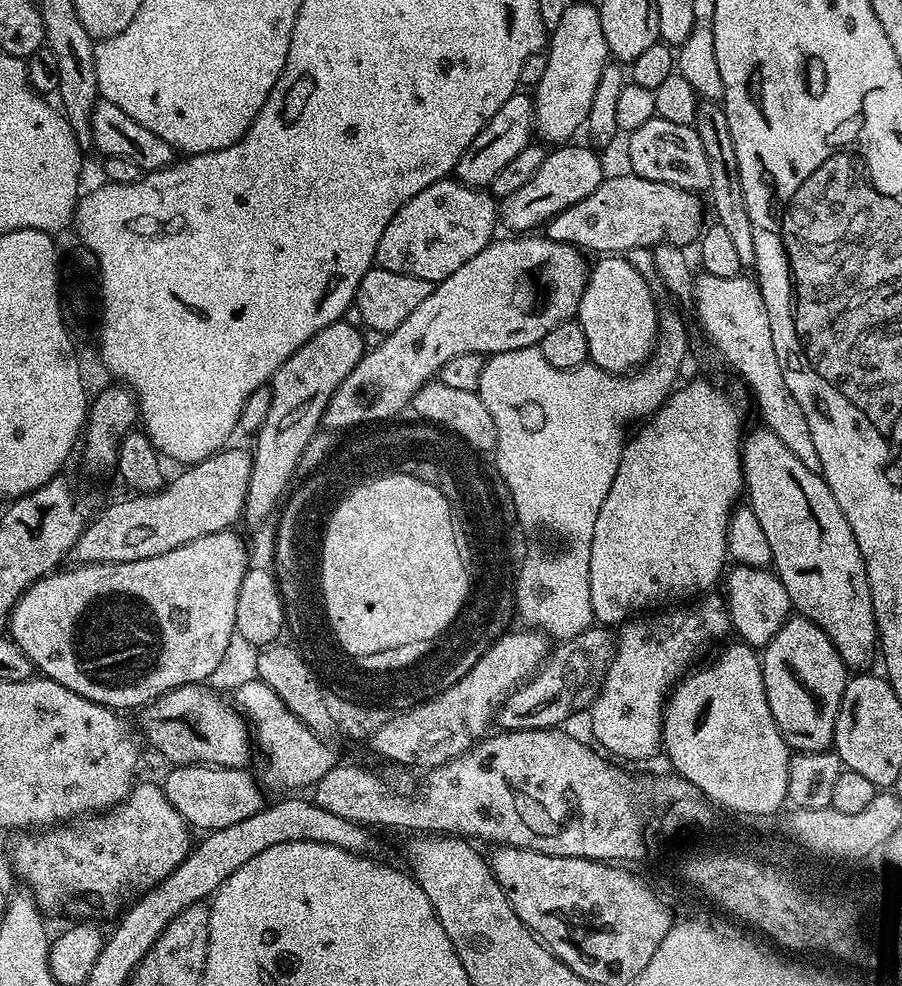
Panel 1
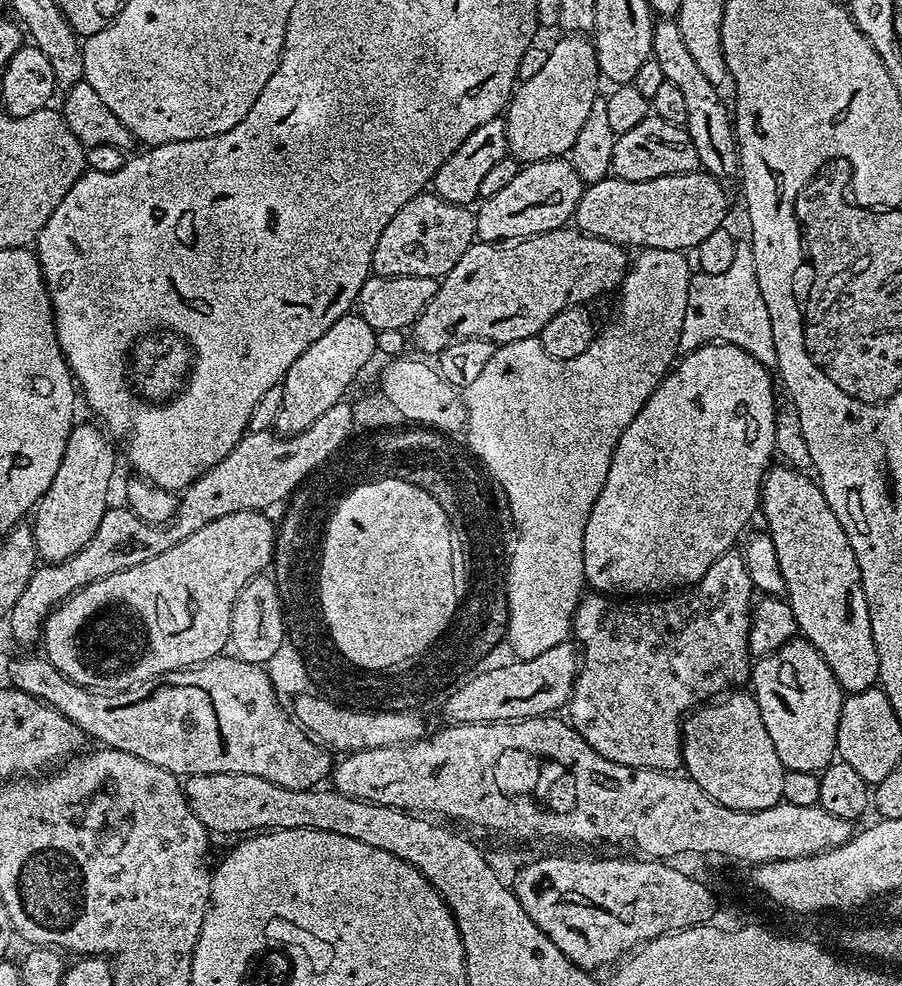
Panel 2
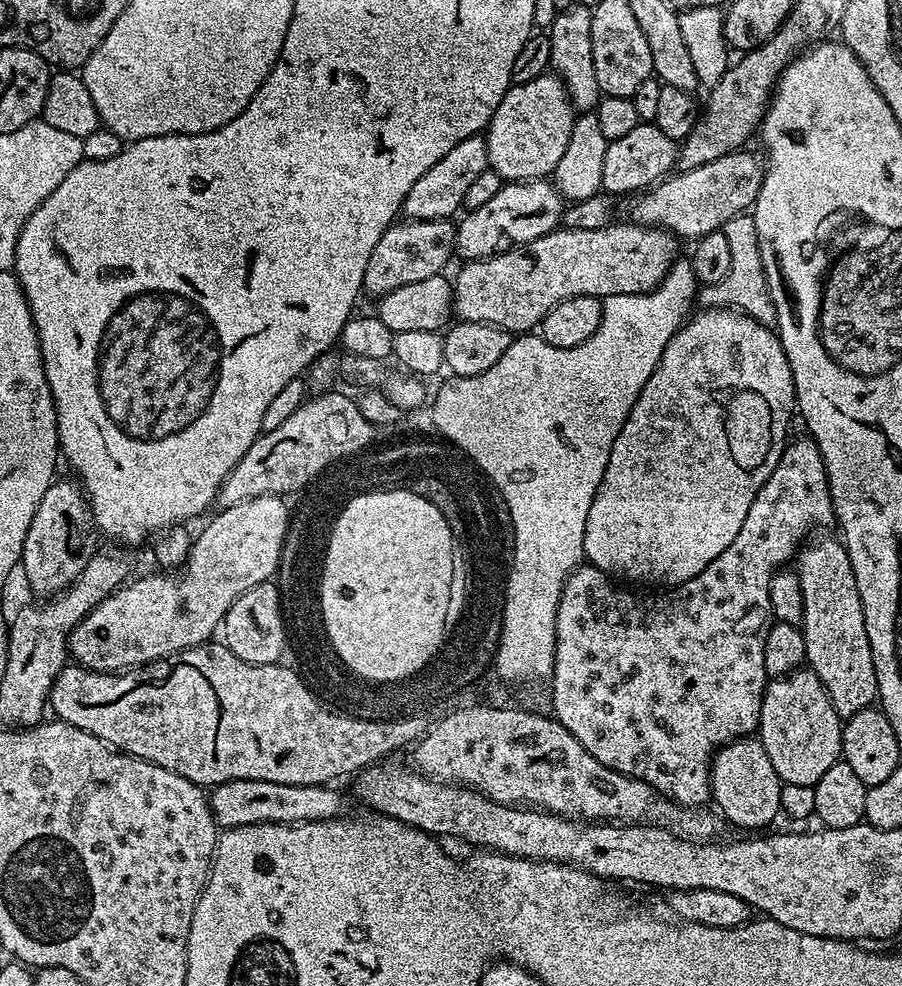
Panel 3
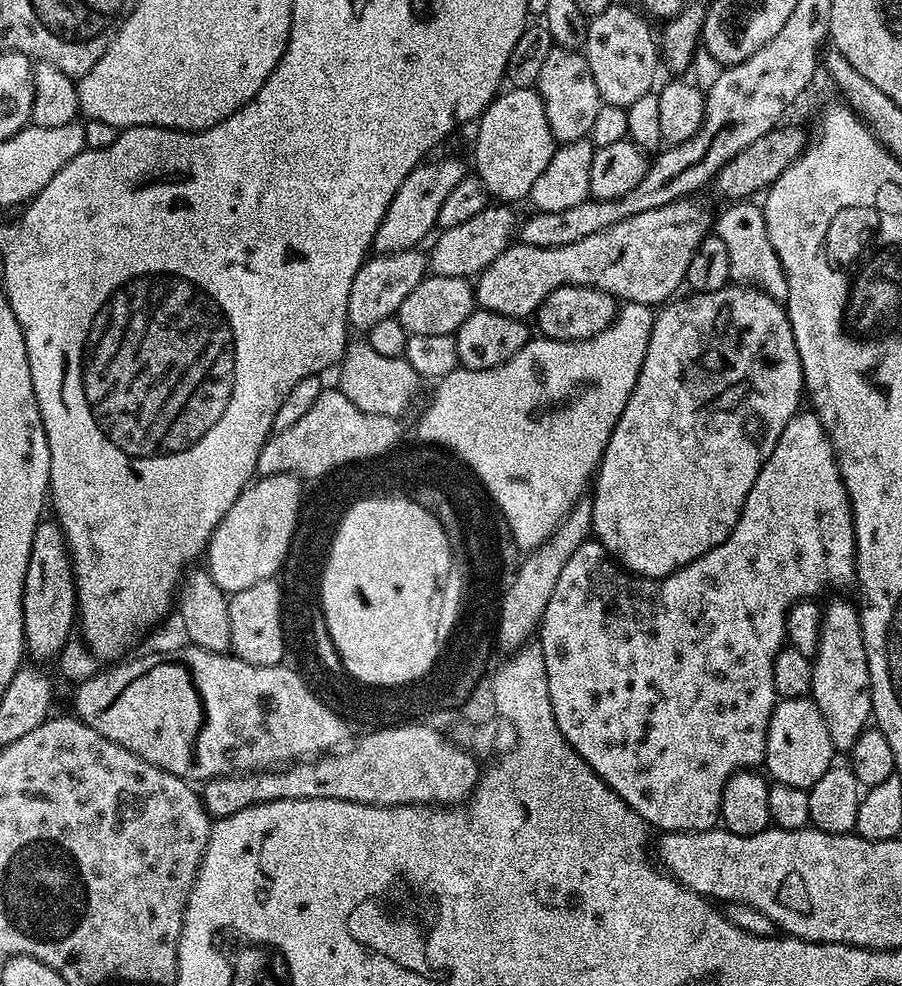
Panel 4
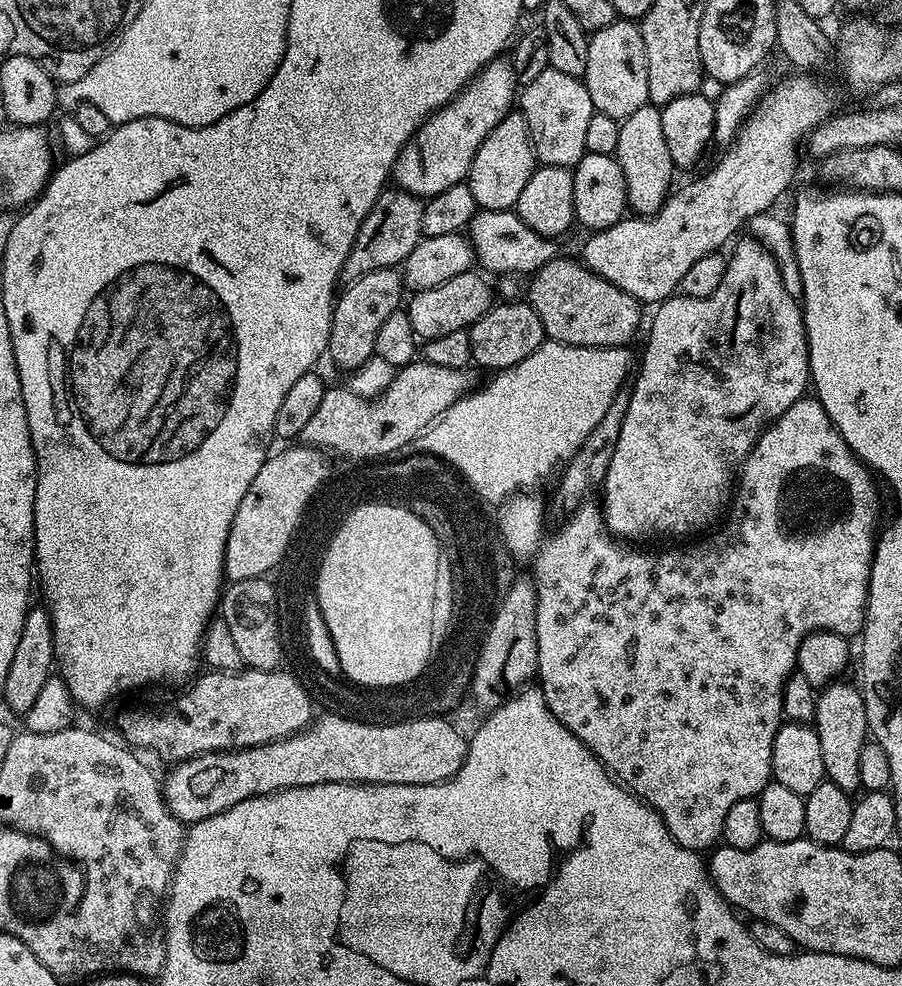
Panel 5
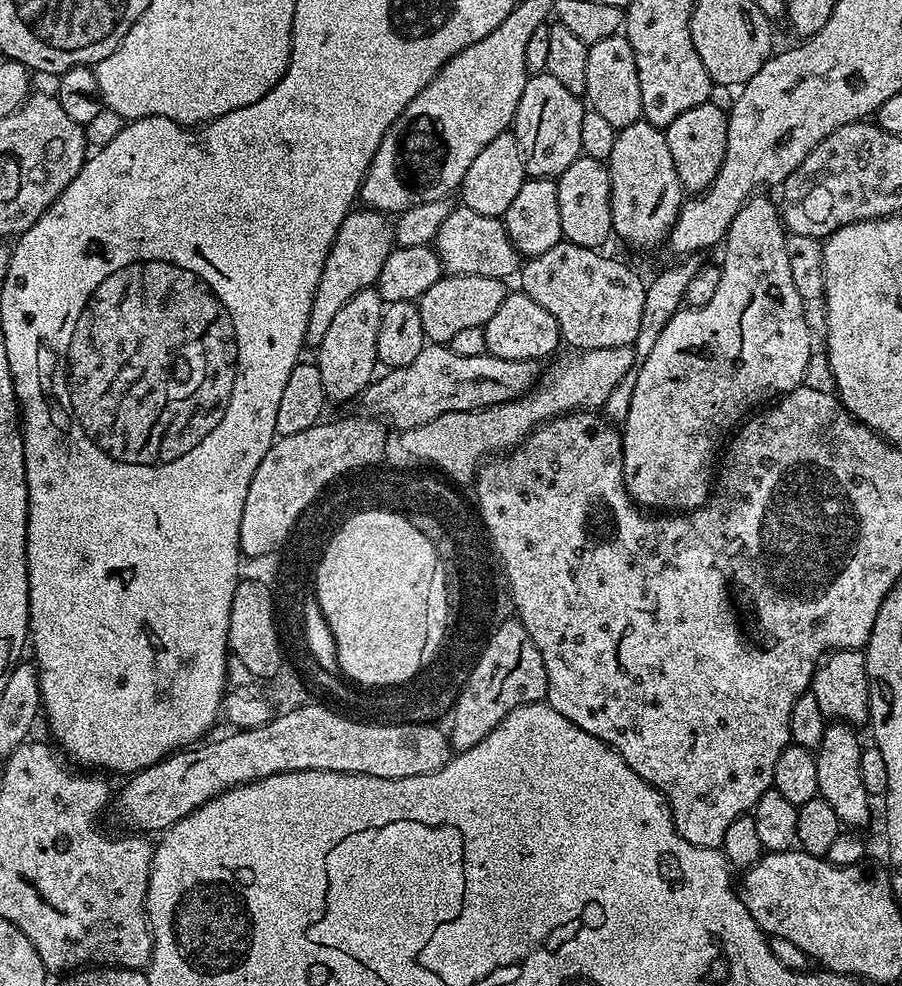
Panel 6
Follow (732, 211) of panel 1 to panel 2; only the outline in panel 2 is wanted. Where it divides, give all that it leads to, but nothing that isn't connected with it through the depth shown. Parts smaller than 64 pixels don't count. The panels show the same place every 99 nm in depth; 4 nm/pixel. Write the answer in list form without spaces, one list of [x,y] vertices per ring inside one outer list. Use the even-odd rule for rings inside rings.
[[[660,18],[652,26],[651,59],[658,62],[665,80],[669,80],[682,94],[686,102],[686,122],[683,127],[688,129],[690,142],[694,142],[694,150],[698,150],[700,168],[708,172],[714,179],[728,182],[740,170],[740,149],[736,143],[734,116],[724,105],[720,97],[721,89],[702,74],[702,69],[694,63],[690,50],[686,50],[686,42],[682,38],[682,30],[678,30],[675,19]]]

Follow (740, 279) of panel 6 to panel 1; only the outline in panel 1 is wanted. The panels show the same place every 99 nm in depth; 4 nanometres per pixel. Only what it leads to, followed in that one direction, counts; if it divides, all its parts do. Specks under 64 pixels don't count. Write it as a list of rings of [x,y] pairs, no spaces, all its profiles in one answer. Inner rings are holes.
[[[697,378],[677,387],[667,402],[652,413],[644,426],[633,440],[631,437],[625,443],[622,458],[618,462],[618,474],[614,474],[614,482],[610,482],[610,494],[606,494],[606,502],[602,502],[602,510],[598,510],[598,522],[594,522],[594,538],[590,546],[590,606],[592,619],[600,626],[619,626],[637,615],[636,608],[648,608],[651,604],[676,600],[679,596],[695,597],[715,589],[712,587],[715,584],[717,587],[728,560],[728,523],[733,510],[738,506],[739,500],[736,499],[739,496],[741,499],[746,488],[742,463],[742,437],[746,427],[744,428],[744,420],[740,417],[740,408],[722,389],[715,388],[710,381]]]

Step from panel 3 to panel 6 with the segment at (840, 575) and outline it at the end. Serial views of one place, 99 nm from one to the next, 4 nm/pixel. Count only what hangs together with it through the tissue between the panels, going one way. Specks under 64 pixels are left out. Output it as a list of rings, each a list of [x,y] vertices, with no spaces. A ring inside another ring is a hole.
[[[829,723],[822,734],[822,743],[815,758],[818,766],[818,795],[830,802],[830,807],[834,814],[838,814],[841,825],[860,830],[872,816],[873,801],[866,786],[862,786],[862,743],[856,737],[856,732],[857,729],[851,724]]]

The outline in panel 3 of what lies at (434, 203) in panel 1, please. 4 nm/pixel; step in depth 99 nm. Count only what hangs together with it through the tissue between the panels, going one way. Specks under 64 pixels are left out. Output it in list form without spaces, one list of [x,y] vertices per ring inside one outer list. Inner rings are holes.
[[[405,219],[404,224],[400,223],[394,222],[384,231],[366,262],[363,291],[373,298],[390,294],[390,290],[398,290],[398,286],[410,286],[410,282],[422,282],[422,278],[441,275],[448,259],[453,259],[456,230],[451,219]]]

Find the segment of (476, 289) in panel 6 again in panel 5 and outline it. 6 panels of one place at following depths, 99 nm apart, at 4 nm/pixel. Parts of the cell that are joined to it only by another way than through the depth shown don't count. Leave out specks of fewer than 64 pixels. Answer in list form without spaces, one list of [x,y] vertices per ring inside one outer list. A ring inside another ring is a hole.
[[[473,270],[458,274],[458,278],[450,278],[450,282],[442,282],[442,286],[412,292],[406,300],[406,311],[410,318],[410,326],[414,326],[416,337],[421,341],[442,338],[442,334],[454,334],[454,330],[467,330],[474,322],[478,322],[478,318],[489,312],[494,303],[493,285],[491,288],[483,278],[485,279],[479,271]]]

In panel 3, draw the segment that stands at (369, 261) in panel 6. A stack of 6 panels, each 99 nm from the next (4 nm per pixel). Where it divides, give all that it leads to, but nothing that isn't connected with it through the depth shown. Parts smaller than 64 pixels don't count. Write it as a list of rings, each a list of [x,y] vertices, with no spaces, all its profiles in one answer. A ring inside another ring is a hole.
[[[471,136],[458,142],[458,146],[454,146],[454,150],[442,158],[442,162],[434,162],[434,166],[430,166],[430,170],[426,170],[426,174],[414,182],[410,194],[406,194],[404,199],[403,215],[409,220],[447,220],[455,217],[455,212],[464,208],[469,186],[477,180],[478,174],[486,171],[489,171],[489,167],[484,136]]]

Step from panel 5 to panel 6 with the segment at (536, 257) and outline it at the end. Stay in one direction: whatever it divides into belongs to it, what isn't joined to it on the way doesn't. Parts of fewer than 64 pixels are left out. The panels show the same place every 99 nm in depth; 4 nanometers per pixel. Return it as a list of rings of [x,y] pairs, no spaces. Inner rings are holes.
[[[463,206],[453,207],[452,212],[446,214],[446,222],[442,222],[434,239],[434,251],[441,262],[443,271],[449,276],[482,274],[482,278],[504,280],[509,278],[508,276],[515,277],[522,267],[522,257],[506,234],[503,219],[486,214],[474,214],[474,210]]]

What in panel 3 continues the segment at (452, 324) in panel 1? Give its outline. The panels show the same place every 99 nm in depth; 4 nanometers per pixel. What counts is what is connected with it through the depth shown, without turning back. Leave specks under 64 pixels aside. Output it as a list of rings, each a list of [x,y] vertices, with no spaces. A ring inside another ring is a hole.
[[[613,222],[608,227],[599,228],[598,230],[578,230],[577,228],[560,226],[557,227],[555,232],[546,234],[529,244],[522,244],[519,248],[512,248],[509,252],[498,252],[494,256],[487,256],[481,260],[469,260],[461,263],[459,265],[461,267],[460,273],[454,276],[452,285],[452,307],[455,315],[460,320],[493,324],[499,328],[505,328],[505,330],[513,334],[528,334],[544,321],[546,314],[550,314],[550,310],[554,306],[558,306],[563,300],[571,296],[598,296],[603,298],[614,294],[642,294],[643,292],[649,292],[652,288],[660,285],[662,278],[666,278],[670,266],[677,260],[676,244],[678,244],[678,240],[671,232],[665,232],[663,228],[648,228],[645,224],[637,224],[635,222],[627,223],[619,224],[619,222]]]

